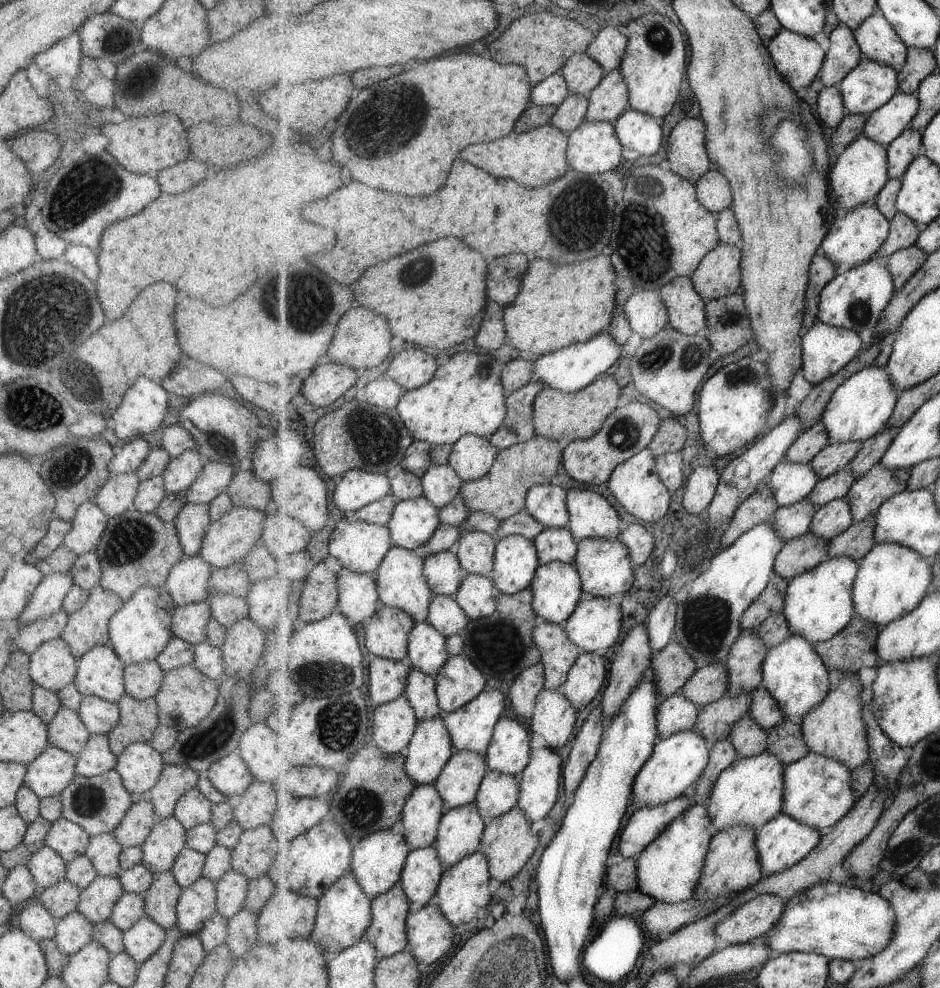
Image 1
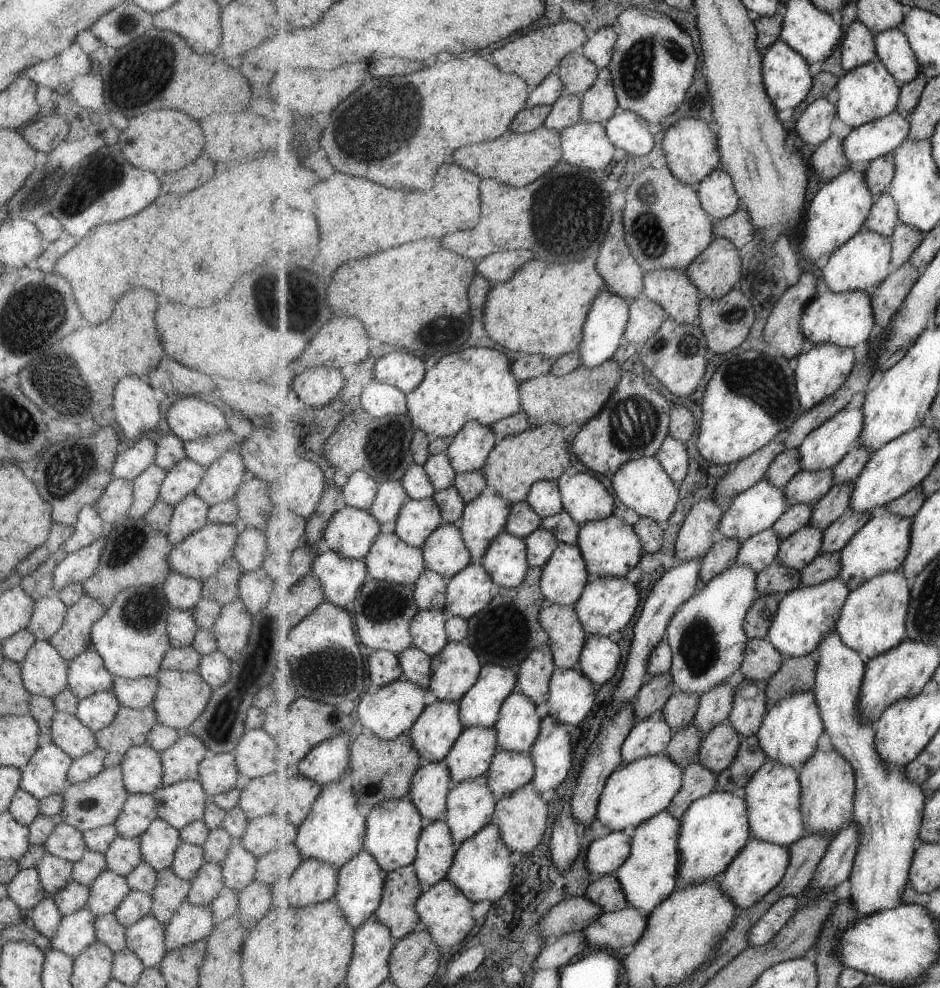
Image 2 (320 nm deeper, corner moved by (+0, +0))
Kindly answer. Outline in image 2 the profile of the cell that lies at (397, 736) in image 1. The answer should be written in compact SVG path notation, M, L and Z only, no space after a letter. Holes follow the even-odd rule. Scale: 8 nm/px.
M396 680L394 683L371 689L359 700L358 726L368 728L372 733L385 740L393 740L414 726L417 719L427 708L425 702L427 689L411 681Z

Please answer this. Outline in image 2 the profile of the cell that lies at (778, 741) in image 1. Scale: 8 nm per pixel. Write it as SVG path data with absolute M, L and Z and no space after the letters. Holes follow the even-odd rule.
M757 735L743 737L739 752L729 768L718 774L718 788L726 793L733 793L735 796L743 796L750 778L766 763L768 756L761 748Z

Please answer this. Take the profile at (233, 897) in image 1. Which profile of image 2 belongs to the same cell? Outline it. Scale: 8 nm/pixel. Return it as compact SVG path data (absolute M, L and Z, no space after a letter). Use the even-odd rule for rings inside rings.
M239 840L234 841L219 863L224 887L236 893L245 888L254 880L255 865L256 858L239 844Z

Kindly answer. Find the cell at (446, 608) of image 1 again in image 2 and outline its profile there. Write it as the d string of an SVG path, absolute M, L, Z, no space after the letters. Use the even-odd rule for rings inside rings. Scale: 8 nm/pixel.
M431 567L426 568L419 584L415 586L414 597L420 609L443 609L447 602L449 579Z

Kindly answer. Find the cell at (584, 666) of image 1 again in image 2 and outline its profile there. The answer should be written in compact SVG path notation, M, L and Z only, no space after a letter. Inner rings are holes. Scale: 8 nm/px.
M596 634L590 635L586 640L579 668L596 685L602 685L611 680L621 666L623 652L617 641L618 635Z

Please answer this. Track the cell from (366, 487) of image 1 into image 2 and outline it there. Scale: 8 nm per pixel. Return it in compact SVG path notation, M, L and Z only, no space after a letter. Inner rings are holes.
M356 472L342 487L344 502L347 505L369 510L374 506L375 497L378 495L378 485L378 481L368 472Z

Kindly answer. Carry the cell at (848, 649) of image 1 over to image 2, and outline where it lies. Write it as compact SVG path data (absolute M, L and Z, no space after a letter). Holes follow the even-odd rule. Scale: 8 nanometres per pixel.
M817 655L786 657L775 676L768 680L766 703L769 707L795 693L812 691L817 676Z

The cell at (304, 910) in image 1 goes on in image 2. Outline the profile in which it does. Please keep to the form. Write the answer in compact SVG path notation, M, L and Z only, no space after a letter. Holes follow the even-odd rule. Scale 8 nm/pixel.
M305 859L291 878L270 884L271 907L306 907L331 900L338 891L340 869L317 859Z

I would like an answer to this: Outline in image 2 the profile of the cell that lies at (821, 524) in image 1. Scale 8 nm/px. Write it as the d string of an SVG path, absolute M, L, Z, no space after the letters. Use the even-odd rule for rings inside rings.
M807 525L793 533L793 536L782 540L777 560L790 569L802 571L822 554L823 537L822 530Z

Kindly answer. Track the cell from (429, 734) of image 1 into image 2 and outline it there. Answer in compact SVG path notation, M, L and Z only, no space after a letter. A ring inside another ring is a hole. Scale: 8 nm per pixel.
M437 700L427 705L409 733L419 754L435 762L447 758L464 729L460 701Z

